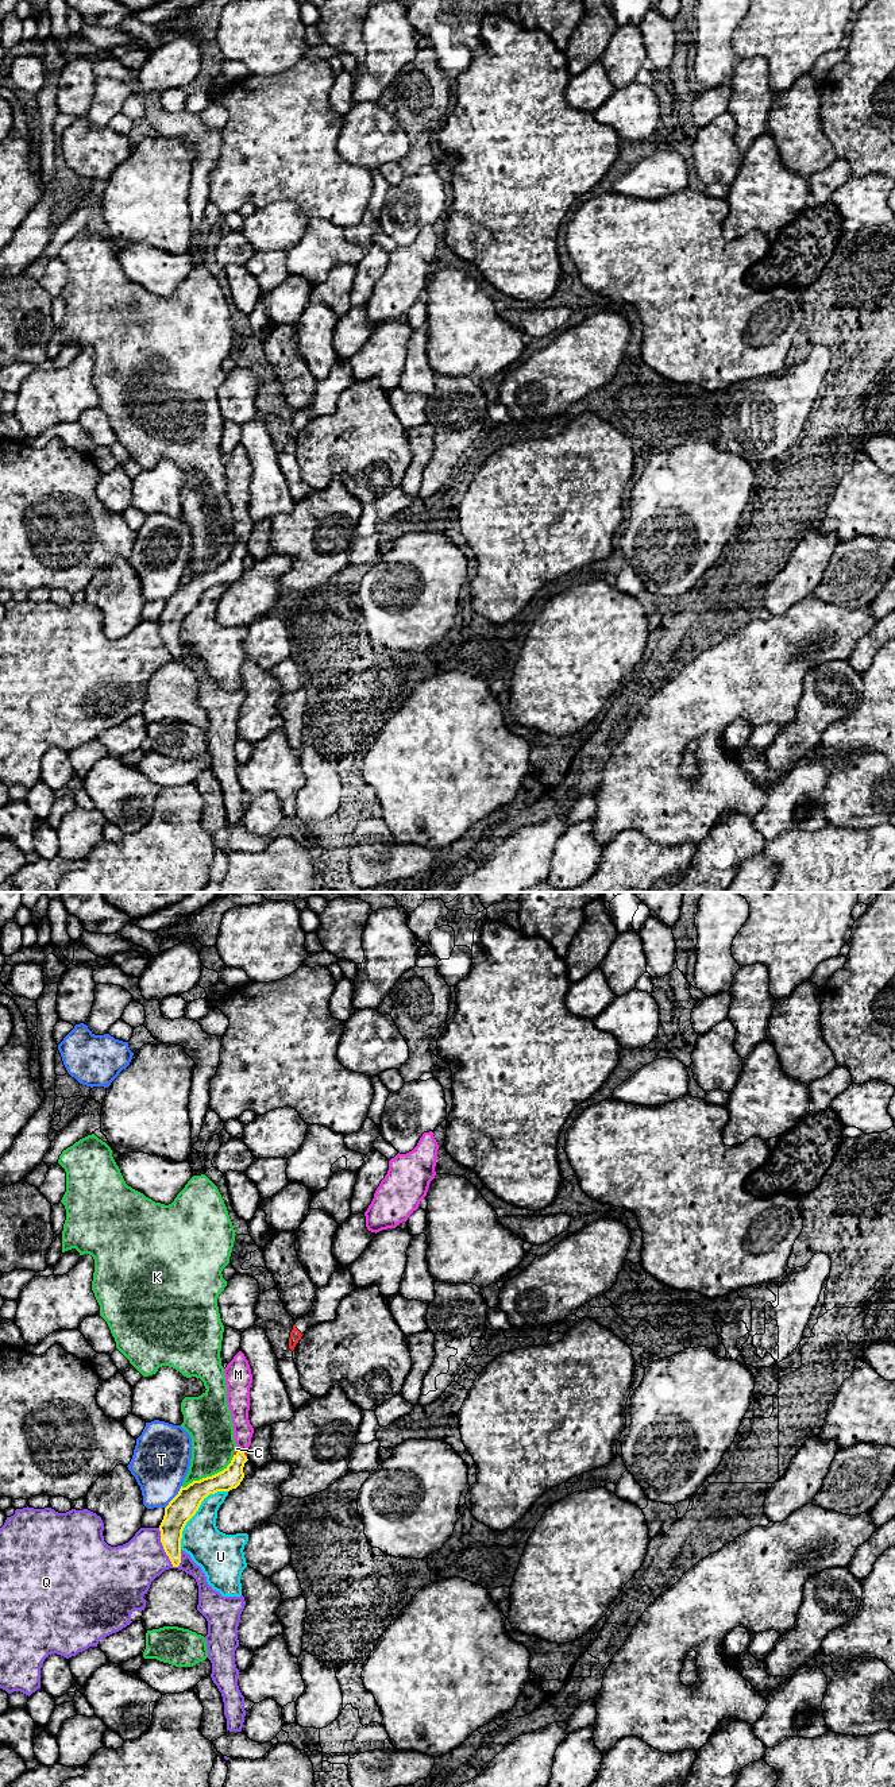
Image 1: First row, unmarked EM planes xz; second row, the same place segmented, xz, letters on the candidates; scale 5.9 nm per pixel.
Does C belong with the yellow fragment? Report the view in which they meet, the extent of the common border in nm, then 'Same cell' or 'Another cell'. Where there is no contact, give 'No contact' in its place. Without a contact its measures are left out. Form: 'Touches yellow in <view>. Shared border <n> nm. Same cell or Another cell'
Touches yellow in xz. Shared border 50 nm. Same cell

